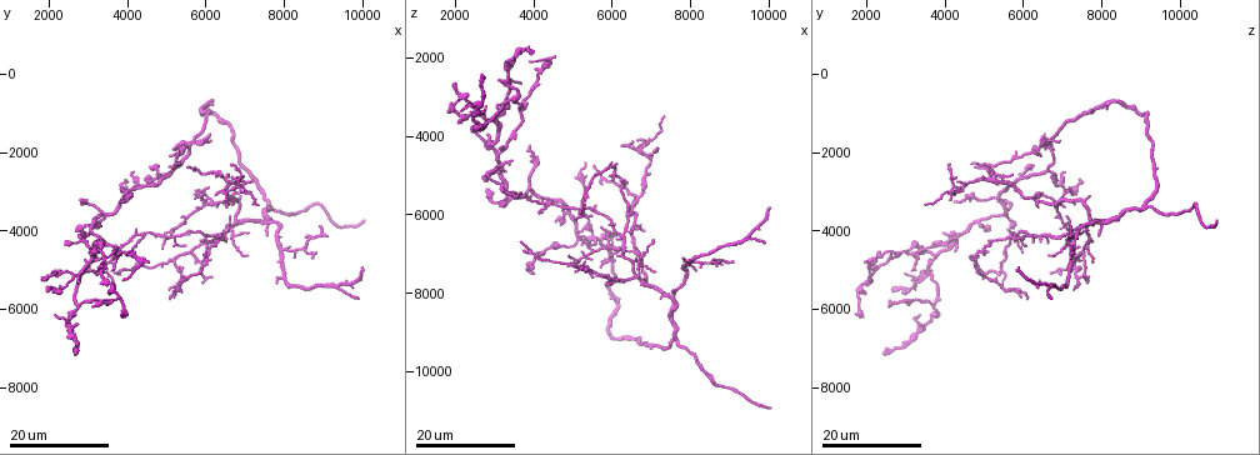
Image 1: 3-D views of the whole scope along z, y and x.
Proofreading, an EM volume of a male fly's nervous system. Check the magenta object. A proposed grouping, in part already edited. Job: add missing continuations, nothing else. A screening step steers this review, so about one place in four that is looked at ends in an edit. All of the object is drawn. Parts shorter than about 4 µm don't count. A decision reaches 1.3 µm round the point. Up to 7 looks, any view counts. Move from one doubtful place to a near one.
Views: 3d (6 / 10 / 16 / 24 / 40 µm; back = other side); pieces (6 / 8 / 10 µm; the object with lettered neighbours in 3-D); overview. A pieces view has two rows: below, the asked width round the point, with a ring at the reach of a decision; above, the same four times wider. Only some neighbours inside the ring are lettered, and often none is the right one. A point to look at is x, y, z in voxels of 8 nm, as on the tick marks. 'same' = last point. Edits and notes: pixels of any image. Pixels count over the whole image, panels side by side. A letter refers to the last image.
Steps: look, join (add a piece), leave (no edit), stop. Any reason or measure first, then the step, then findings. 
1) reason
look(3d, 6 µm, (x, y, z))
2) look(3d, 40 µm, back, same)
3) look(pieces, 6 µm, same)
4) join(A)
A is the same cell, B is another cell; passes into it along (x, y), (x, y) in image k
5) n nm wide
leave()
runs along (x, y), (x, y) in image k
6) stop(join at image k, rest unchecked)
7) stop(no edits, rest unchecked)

end of a long branch
look(3d, 16 µm, (10100, 3700, 10950))

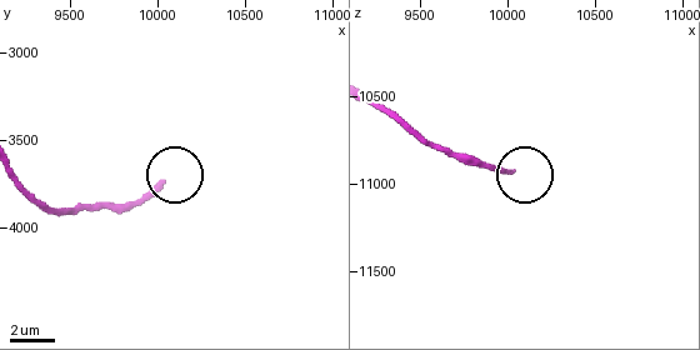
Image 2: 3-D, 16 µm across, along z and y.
look(pieces, 6 µm, (10040, 3740, 10940))

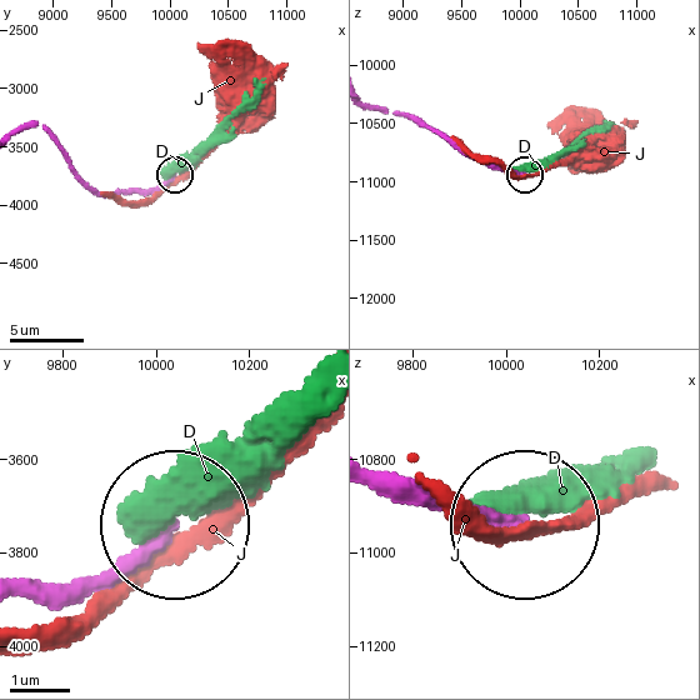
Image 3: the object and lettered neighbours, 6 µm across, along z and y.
leave()
D and J are other cells; runs along (25, 591), (115, 581), (170, 536) in image 3; no lettered piece goes on from it

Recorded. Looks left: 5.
branch stops here
look(3d, 16 µm, (10050, 5050, 5850))

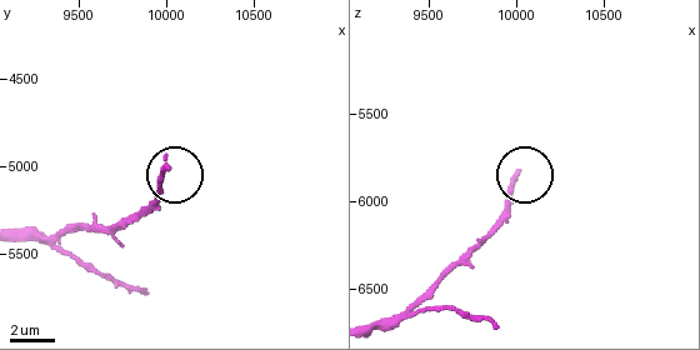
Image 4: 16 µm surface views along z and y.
what lies round it
look(pieces, 10 µm, (10000, 5020, 5820))

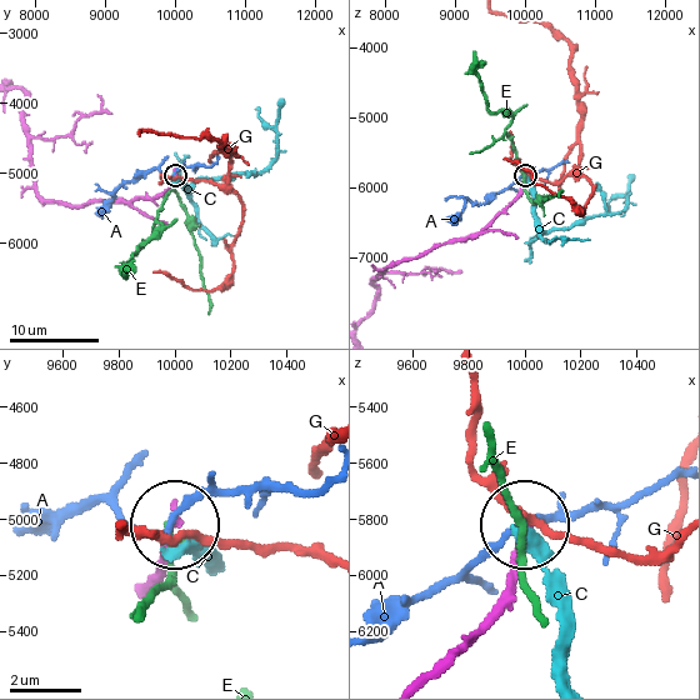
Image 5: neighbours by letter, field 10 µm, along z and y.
leave()
A, C, E and G are other cells; runs along (58, 200), (85, 205), (155, 198), (174, 175) in image 5; none of them fits

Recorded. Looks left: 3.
free end
look(3d, 24 µm, (6850, 3050, 6450))

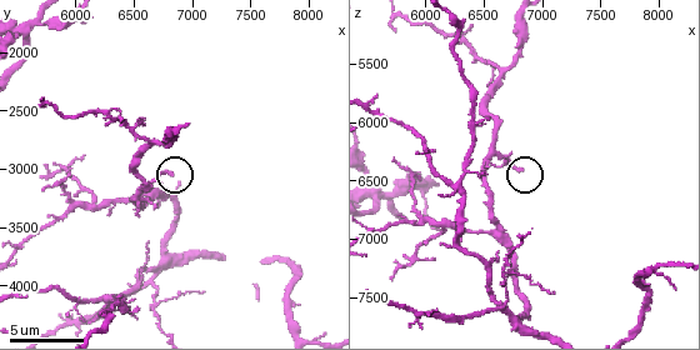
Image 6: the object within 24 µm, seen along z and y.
look(pieces, 8 µm, (6800, 3040, 6400))

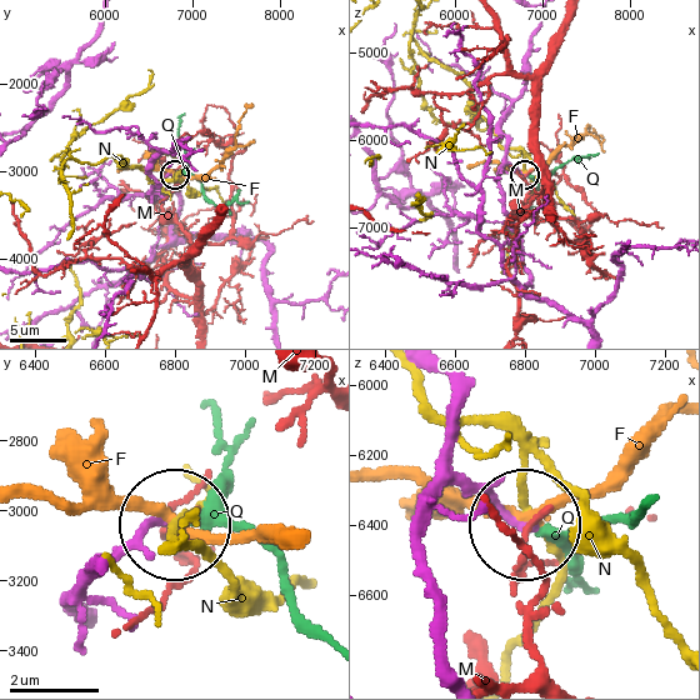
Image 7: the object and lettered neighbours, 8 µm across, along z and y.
join(Q)
Q is the same cell, F, M and N are other cells; passes into it along (426, 516), (460, 486), (543, 531), (650, 509) in image 7; the neuron continues

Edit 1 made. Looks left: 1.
stop(join at image 7, rest unchecked)

